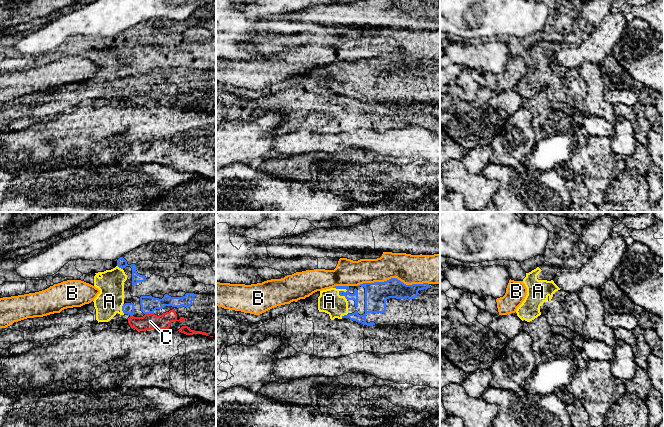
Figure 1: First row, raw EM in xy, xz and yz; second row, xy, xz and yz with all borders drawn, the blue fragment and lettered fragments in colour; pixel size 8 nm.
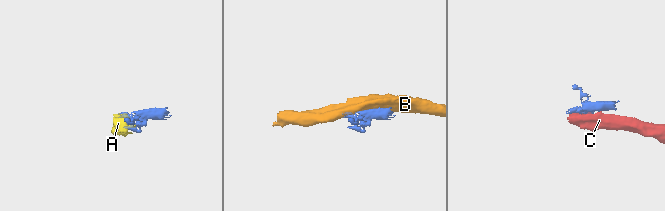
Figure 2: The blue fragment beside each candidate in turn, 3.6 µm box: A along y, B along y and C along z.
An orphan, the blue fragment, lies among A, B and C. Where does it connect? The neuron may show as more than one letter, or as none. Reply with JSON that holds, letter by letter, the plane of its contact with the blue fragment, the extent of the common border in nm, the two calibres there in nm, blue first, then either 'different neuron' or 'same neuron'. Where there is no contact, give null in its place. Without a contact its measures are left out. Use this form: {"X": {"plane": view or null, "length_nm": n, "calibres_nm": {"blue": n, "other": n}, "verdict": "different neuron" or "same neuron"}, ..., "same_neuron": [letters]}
{"A": {"plane": "xz", "length_nm": 160, "calibres_nm": {"blue": 60, "other": 190}, "verdict": "same neuron"}, "B": {"plane": "xz", "length_nm": 600, "calibres_nm": {"blue": 190, "other": 240}, "verdict": "different neuron"}, "C": {"plane": "xy", "length_nm": 70, "calibres_nm": {"blue": 140, "other": 130}, "verdict": "different neuron"}, "same_neuron": ["A"]}

